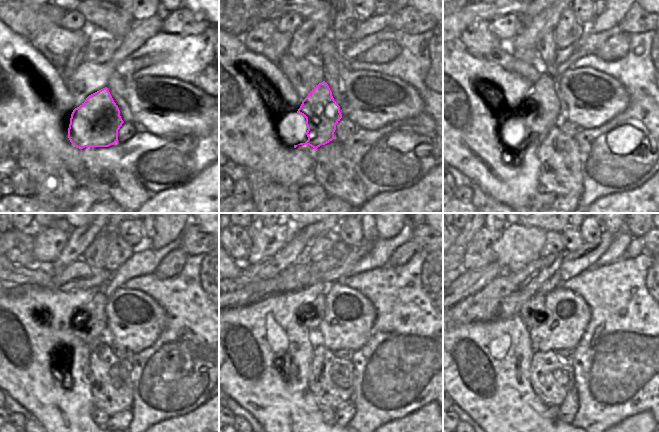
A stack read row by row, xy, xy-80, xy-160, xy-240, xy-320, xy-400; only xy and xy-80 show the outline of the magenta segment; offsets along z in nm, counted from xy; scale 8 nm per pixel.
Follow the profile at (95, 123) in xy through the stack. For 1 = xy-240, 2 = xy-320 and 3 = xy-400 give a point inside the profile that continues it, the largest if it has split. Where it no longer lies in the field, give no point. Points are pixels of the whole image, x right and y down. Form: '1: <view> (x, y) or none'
1: xy-240 (93, 320)
2: xy-320 (311, 315)
3: xy-400 (533, 314)

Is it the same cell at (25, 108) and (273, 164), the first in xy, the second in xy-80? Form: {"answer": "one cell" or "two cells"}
{"answer": "one cell"}

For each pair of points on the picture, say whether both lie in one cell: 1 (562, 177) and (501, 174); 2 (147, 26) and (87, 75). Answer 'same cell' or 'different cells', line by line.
1: different cells
2: same cell

